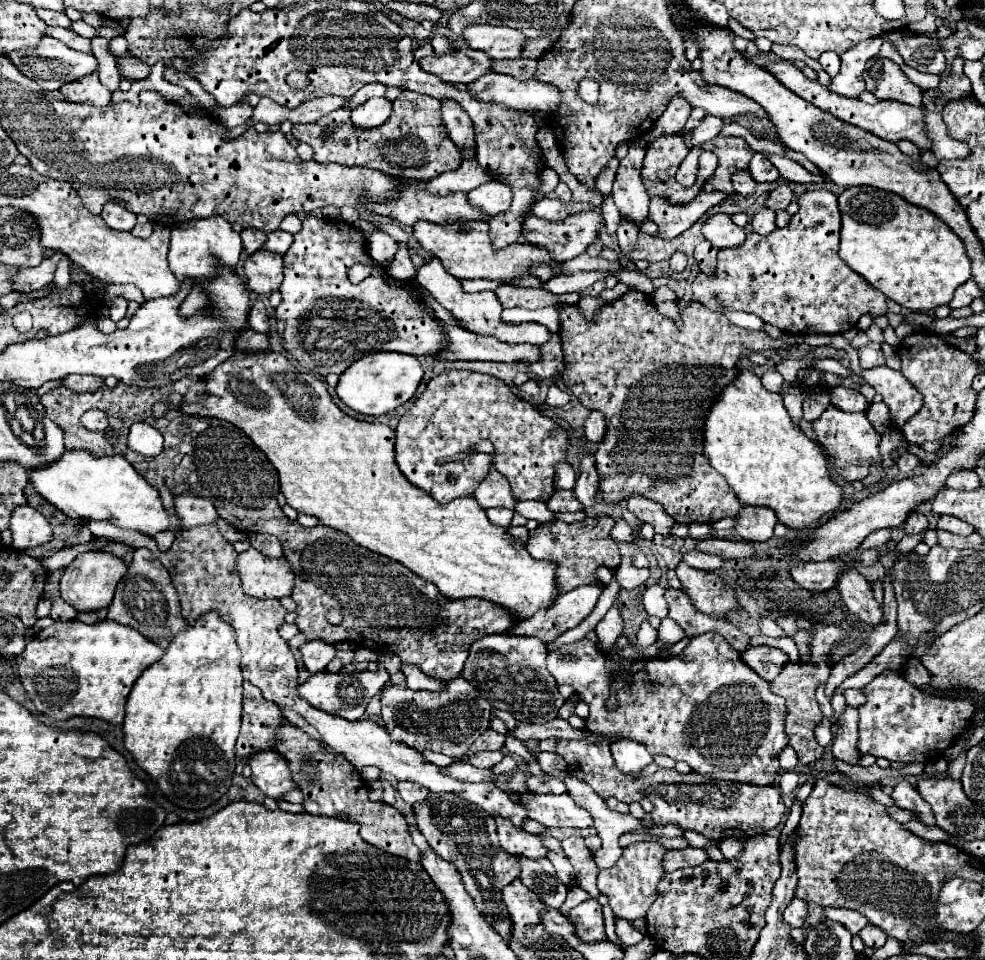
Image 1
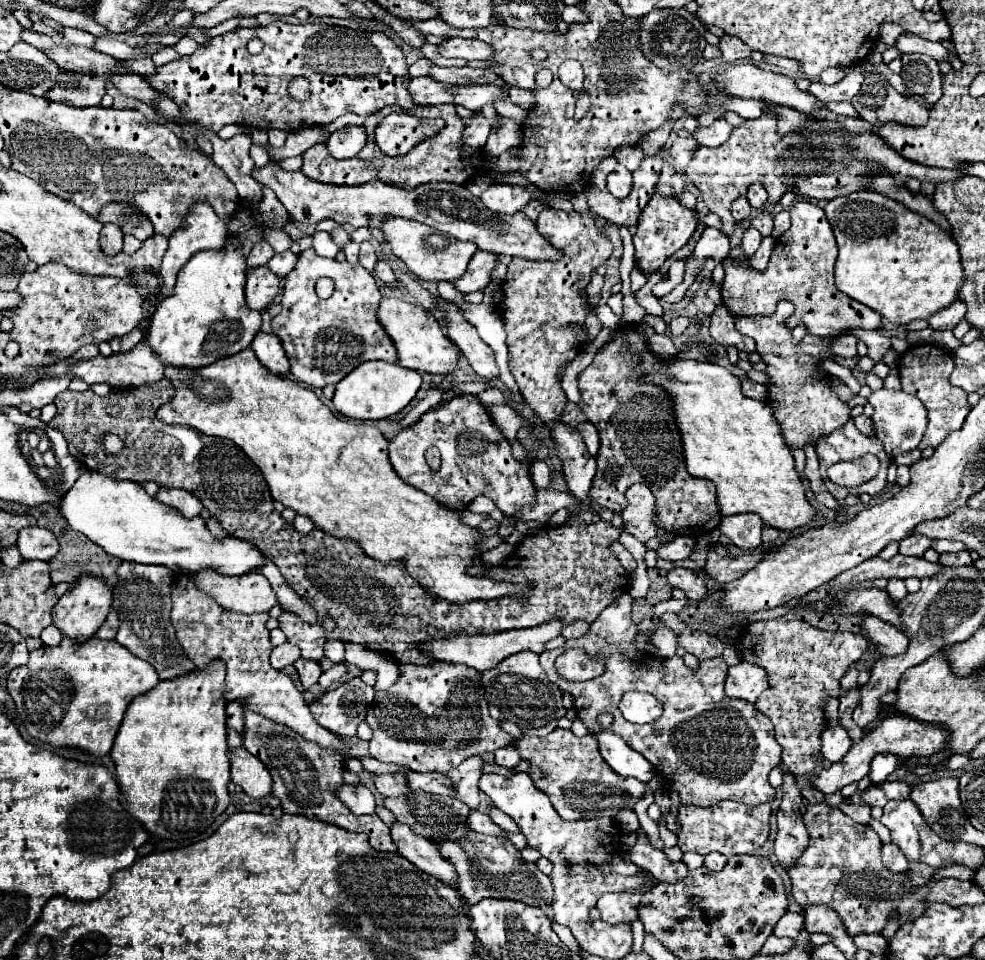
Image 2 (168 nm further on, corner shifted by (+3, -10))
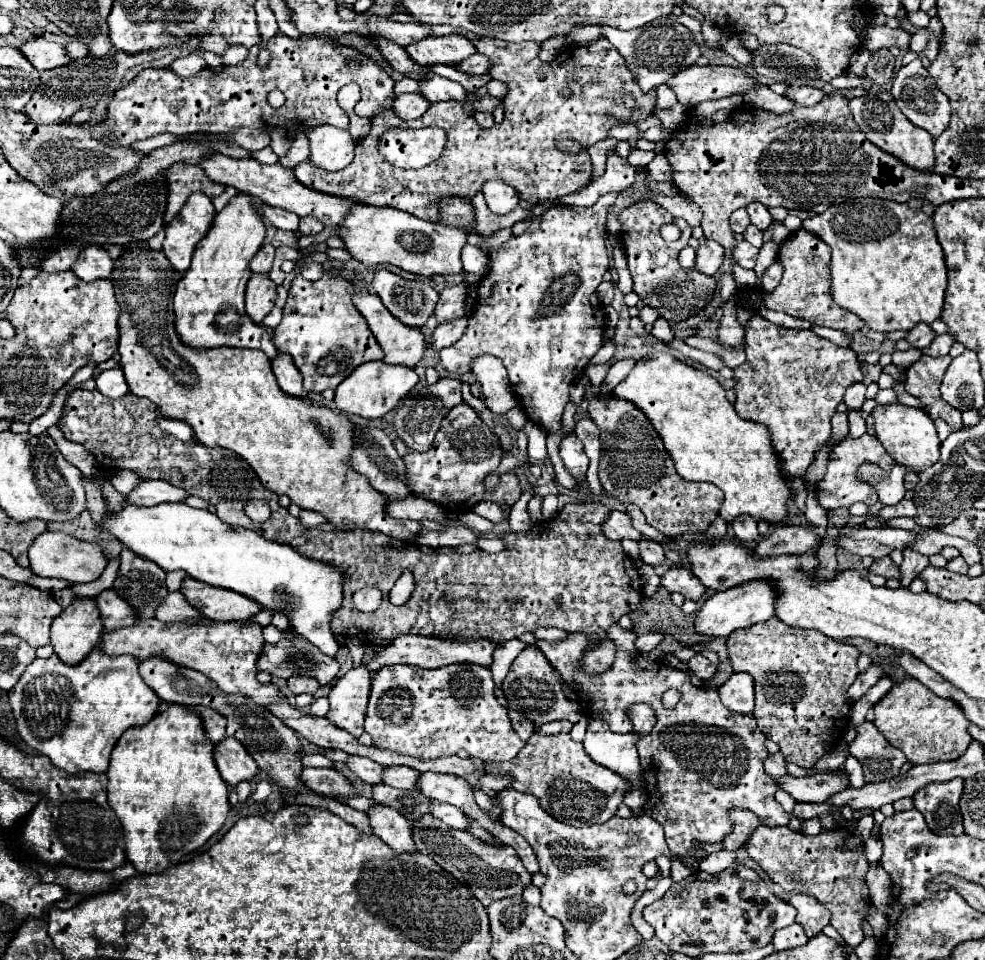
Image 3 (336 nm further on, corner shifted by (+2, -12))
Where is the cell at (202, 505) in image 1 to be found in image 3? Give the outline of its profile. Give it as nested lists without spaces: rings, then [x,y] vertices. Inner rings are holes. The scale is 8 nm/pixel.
[[[140,481],[130,495],[126,497],[126,503],[134,503],[134,505],[160,505],[160,503],[170,503],[170,501],[182,501],[186,495],[186,491],[166,483],[166,481]]]

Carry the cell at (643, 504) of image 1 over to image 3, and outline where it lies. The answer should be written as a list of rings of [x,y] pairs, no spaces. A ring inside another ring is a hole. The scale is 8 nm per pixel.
[[[610,511],[610,515],[606,517],[606,523],[604,523],[604,535],[608,539],[616,539],[616,541],[622,541],[622,539],[642,539],[642,533],[638,533],[634,527],[632,527],[632,519],[628,513],[620,513],[620,511]]]

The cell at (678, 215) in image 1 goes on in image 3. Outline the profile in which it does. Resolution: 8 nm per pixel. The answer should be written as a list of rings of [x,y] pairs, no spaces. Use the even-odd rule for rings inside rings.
[[[640,201],[620,211],[618,221],[622,223],[622,231],[618,233],[618,237],[624,247],[628,269],[634,279],[634,293],[644,301],[644,305],[656,309],[658,315],[664,317],[666,321],[678,323],[678,321],[686,321],[688,317],[696,315],[712,301],[718,281],[694,269],[682,269],[678,263],[678,253],[688,245],[688,239],[692,235],[692,227],[684,219],[672,217],[666,209],[662,209],[654,201]],[[664,223],[676,223],[676,227],[682,233],[678,241],[662,239],[660,227]]]

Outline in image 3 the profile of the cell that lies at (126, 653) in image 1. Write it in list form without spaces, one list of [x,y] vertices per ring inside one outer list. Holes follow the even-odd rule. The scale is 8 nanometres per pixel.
[[[94,649],[82,663],[74,667],[64,665],[56,655],[50,659],[34,659],[16,687],[8,691],[8,703],[16,719],[18,735],[28,747],[36,749],[38,755],[48,757],[52,765],[70,775],[76,775],[76,771],[106,773],[110,751],[120,735],[130,727],[146,725],[152,715],[156,715],[158,701],[158,695],[154,695],[154,691],[142,683],[142,677],[138,675],[138,661],[132,655],[110,657],[100,649]]]

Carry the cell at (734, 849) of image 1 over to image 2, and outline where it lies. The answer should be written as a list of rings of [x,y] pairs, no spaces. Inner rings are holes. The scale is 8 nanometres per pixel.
[[[709,853],[705,855],[705,867],[709,867],[711,871],[721,871],[727,863],[727,857],[721,853]]]

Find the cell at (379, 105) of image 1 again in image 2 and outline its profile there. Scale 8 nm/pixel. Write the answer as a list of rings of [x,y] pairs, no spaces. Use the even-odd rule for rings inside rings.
[[[347,125],[331,133],[327,149],[337,159],[349,159],[355,157],[365,147],[365,141],[367,141],[367,131],[363,125]]]

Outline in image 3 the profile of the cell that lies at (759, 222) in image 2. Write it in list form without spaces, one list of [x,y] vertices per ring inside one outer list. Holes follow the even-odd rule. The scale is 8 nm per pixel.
[[[750,225],[750,227],[744,231],[742,237],[744,237],[748,243],[752,243],[754,247],[758,247],[758,249],[760,249],[762,243],[764,243],[764,241],[762,241],[762,231],[758,231],[754,225]]]

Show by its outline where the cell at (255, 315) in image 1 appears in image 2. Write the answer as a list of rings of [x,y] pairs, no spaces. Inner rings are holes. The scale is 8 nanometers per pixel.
[[[257,333],[257,339],[253,339],[253,345],[251,349],[255,351],[257,359],[267,367],[271,369],[273,373],[277,375],[285,375],[289,373],[289,361],[287,361],[287,355],[281,347],[281,341],[277,335],[273,333]]]

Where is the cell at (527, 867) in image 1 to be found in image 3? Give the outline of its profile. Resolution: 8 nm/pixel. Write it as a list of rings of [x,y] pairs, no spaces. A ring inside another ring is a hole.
[[[430,813],[422,815],[412,823],[412,835],[414,835],[416,849],[420,853],[426,851],[444,871],[452,873],[460,883],[466,883],[466,887],[470,887],[470,891],[484,907],[488,907],[496,899],[520,895],[524,891],[524,885],[530,885],[532,881],[532,875],[524,869],[522,861],[518,859],[512,847],[486,845],[466,831],[452,829],[450,825],[442,823]]]

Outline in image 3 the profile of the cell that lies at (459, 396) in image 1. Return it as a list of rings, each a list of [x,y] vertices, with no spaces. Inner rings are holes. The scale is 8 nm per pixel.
[[[456,405],[442,421],[442,427],[426,453],[410,451],[404,457],[406,469],[408,469],[408,485],[412,487],[414,495],[430,499],[444,507],[446,511],[454,513],[466,513],[476,503],[490,499],[490,501],[508,501],[508,505],[514,505],[520,497],[520,485],[518,477],[514,473],[500,475],[500,481],[494,489],[486,489],[484,479],[486,475],[494,473],[500,465],[502,449],[498,437],[484,425],[484,421],[478,417],[478,413],[466,405]]]

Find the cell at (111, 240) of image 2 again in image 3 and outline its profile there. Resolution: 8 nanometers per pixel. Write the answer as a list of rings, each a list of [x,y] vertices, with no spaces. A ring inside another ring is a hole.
[[[88,245],[84,247],[82,255],[78,255],[78,263],[74,263],[72,273],[78,279],[84,279],[86,283],[90,283],[96,279],[108,279],[112,269],[114,269],[114,263],[110,255],[102,247]]]

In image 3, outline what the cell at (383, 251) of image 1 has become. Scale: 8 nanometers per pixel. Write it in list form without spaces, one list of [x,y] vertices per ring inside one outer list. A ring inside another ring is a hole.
[[[386,269],[376,271],[372,287],[384,307],[408,327],[424,327],[438,303],[438,291],[424,281],[408,281]]]

